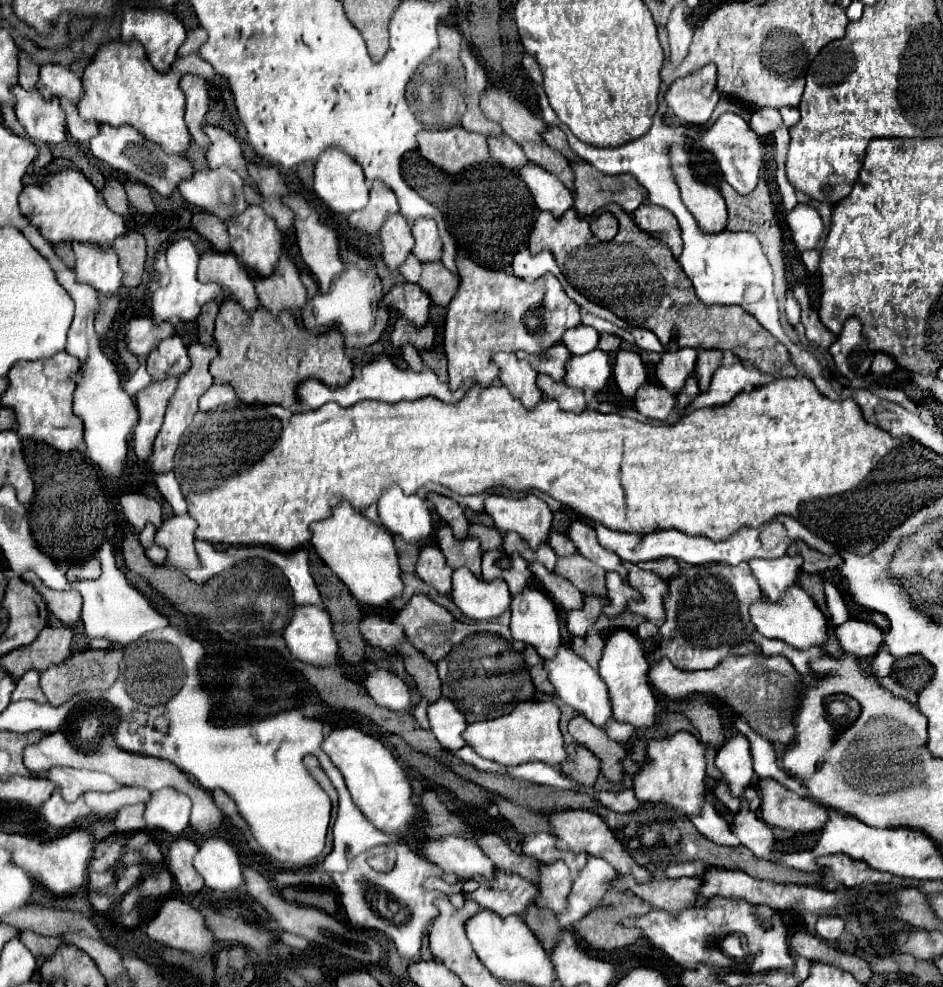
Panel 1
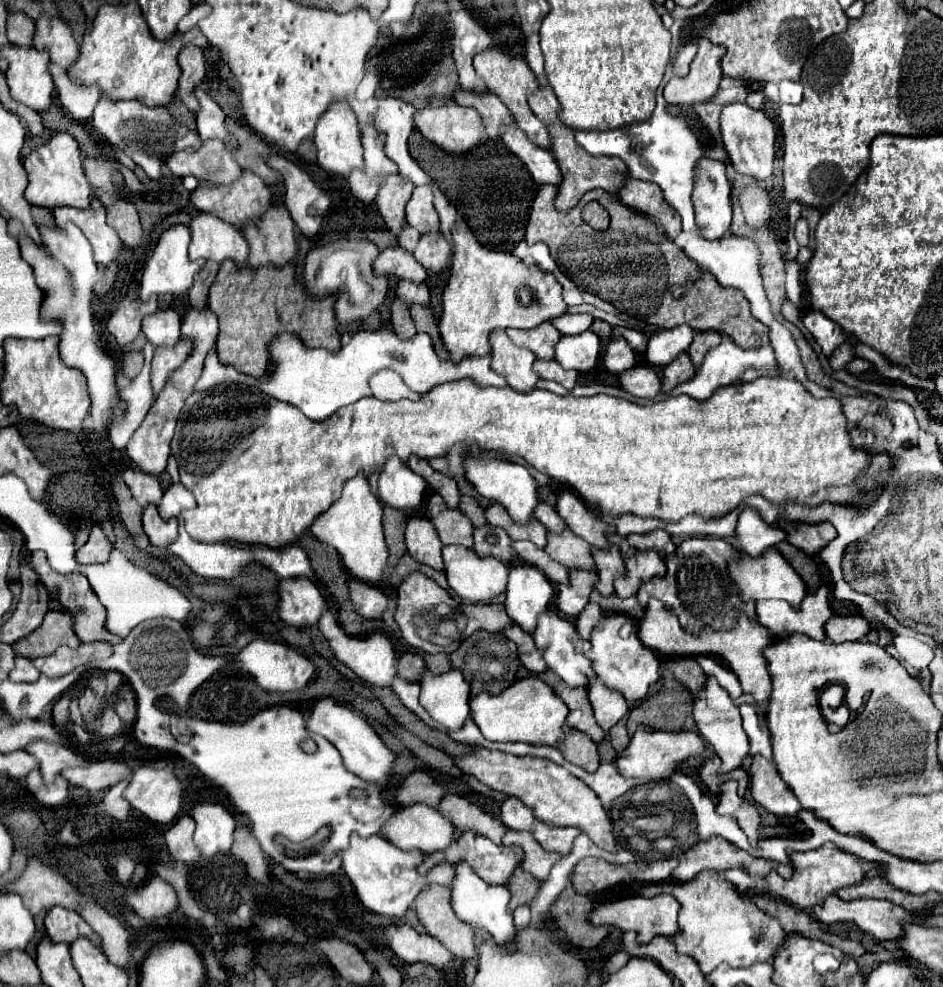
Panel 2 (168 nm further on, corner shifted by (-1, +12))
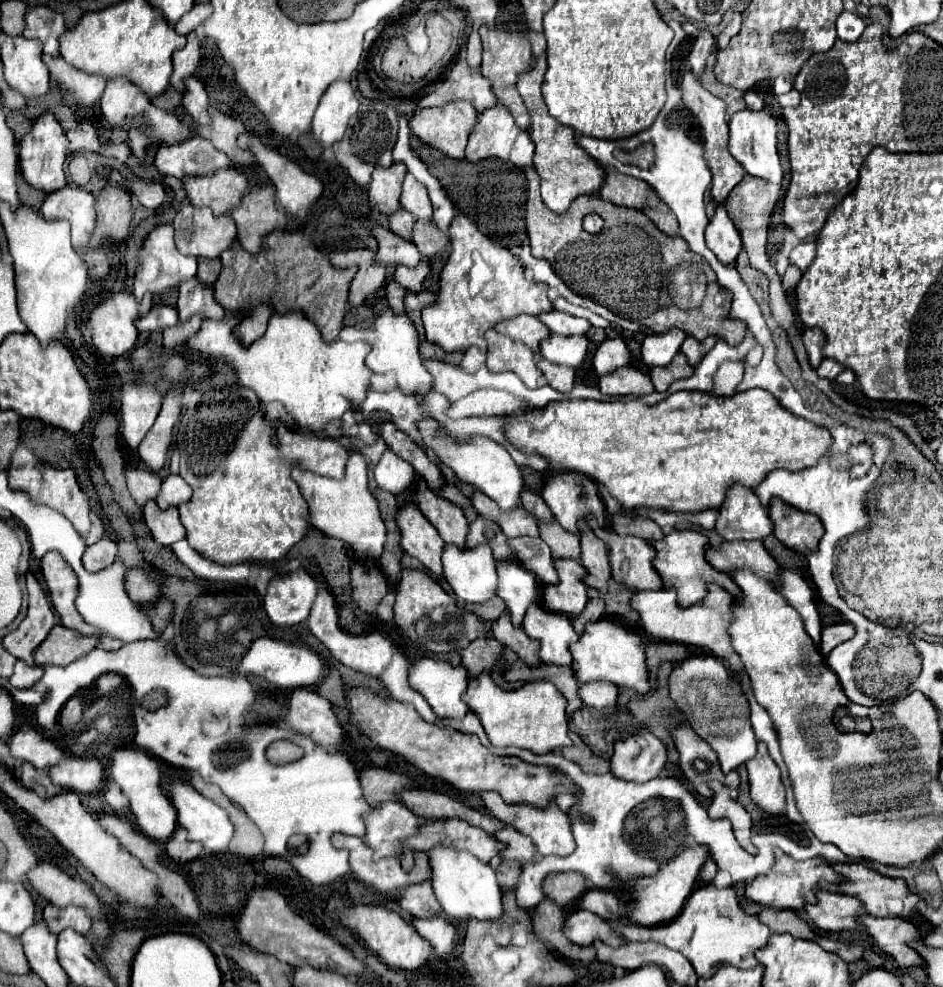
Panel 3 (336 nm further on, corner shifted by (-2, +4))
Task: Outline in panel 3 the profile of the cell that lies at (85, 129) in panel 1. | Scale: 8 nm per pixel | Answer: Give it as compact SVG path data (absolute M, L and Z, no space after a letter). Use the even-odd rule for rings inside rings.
M44 56L44 64L50 70L50 78L68 92L68 98L72 100L74 106L86 110L100 100L106 86L106 80L102 80L102 76L78 72L76 68L70 68L70 64L66 64L60 56L58 58Z

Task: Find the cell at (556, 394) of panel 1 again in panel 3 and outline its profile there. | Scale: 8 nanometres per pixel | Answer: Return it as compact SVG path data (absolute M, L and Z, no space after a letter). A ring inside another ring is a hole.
M540 358L538 364L540 372L544 374L548 386L556 388L558 392L570 392L574 388L574 370L566 368L566 366L558 366L558 364L550 364L548 360Z

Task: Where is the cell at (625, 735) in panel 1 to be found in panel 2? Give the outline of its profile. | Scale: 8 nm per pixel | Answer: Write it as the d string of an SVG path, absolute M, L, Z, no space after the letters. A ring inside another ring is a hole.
M599 678L589 686L587 698L589 698L591 706L593 706L597 724L605 732L609 732L609 728L613 724L617 724L629 710L629 704L621 696L621 692L617 692L613 688L605 688L605 684L601 684Z

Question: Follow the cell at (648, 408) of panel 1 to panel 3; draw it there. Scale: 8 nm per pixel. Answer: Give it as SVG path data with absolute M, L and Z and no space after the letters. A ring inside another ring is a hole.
M628 366L628 368L620 368L610 376L600 378L600 390L610 396L626 396L626 394L646 396L654 392L654 384L650 376Z

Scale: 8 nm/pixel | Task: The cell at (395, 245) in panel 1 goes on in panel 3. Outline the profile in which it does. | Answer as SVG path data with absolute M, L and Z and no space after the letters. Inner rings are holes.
M392 164L390 168L376 168L368 198L382 214L394 214L400 208L400 192L406 176L404 164Z

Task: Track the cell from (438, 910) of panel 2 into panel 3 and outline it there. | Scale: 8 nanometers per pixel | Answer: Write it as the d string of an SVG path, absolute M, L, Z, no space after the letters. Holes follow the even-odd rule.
M428 880L406 888L400 896L400 906L414 918L436 918L442 914L438 898L434 896L432 884Z

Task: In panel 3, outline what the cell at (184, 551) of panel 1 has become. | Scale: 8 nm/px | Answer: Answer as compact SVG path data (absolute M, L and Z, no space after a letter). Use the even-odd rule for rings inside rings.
M168 476L162 482L160 488L160 496L156 500L156 504L160 506L160 510L166 510L170 506L180 506L184 502L188 502L192 498L192 488L180 478L180 476Z

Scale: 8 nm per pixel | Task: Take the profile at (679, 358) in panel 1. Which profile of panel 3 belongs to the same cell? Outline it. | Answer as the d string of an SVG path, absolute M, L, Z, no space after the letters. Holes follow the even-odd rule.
M678 328L664 334L650 334L642 342L642 360L648 366L666 366L680 352L686 334Z

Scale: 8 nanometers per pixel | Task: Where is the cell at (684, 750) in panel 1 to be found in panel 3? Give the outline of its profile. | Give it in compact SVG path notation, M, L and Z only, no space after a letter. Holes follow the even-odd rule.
M644 730L632 734L624 742L614 746L614 756L610 760L612 774L624 780L648 782L658 778L668 760L668 750L660 738Z

